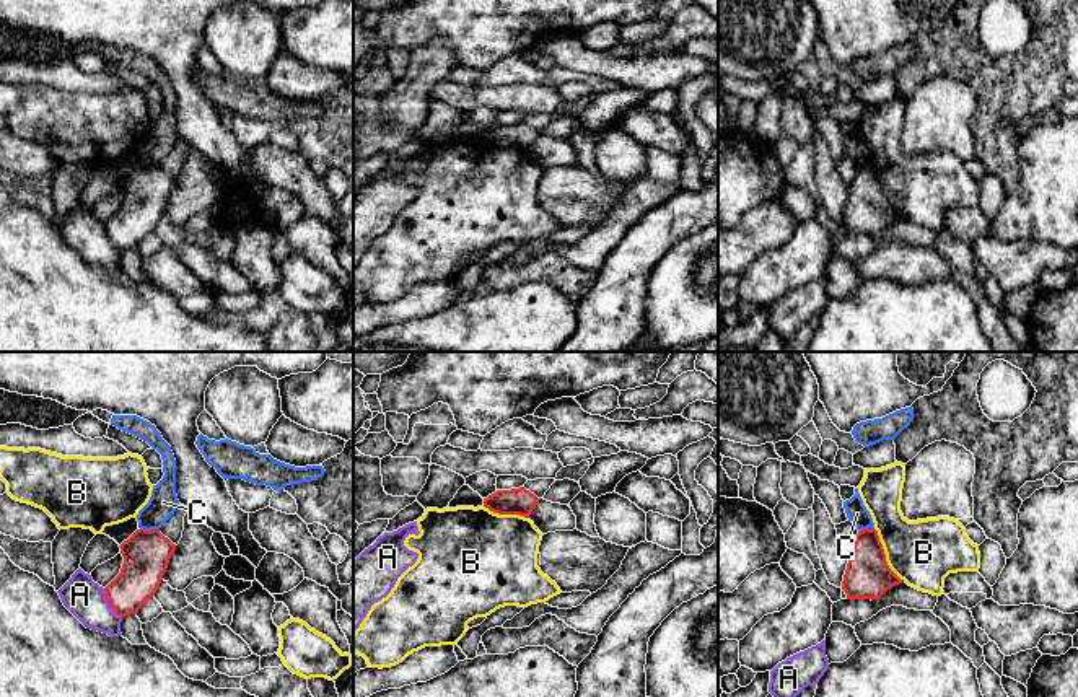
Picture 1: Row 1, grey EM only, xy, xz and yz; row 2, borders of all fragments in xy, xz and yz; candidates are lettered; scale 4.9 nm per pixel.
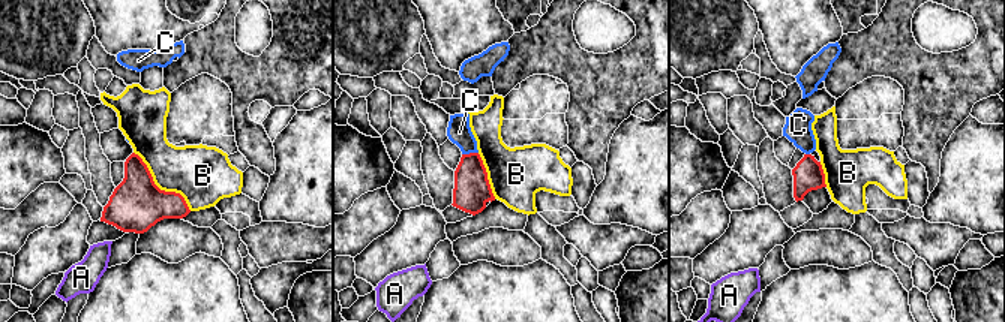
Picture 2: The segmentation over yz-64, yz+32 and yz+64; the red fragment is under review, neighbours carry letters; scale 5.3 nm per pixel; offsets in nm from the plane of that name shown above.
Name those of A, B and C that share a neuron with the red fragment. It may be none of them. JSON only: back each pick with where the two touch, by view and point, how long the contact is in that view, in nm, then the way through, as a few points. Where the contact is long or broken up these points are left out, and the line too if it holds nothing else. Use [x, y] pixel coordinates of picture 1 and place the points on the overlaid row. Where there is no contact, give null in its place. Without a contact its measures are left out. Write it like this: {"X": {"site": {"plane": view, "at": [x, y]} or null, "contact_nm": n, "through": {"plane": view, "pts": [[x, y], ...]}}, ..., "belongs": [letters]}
{"belongs": []}

